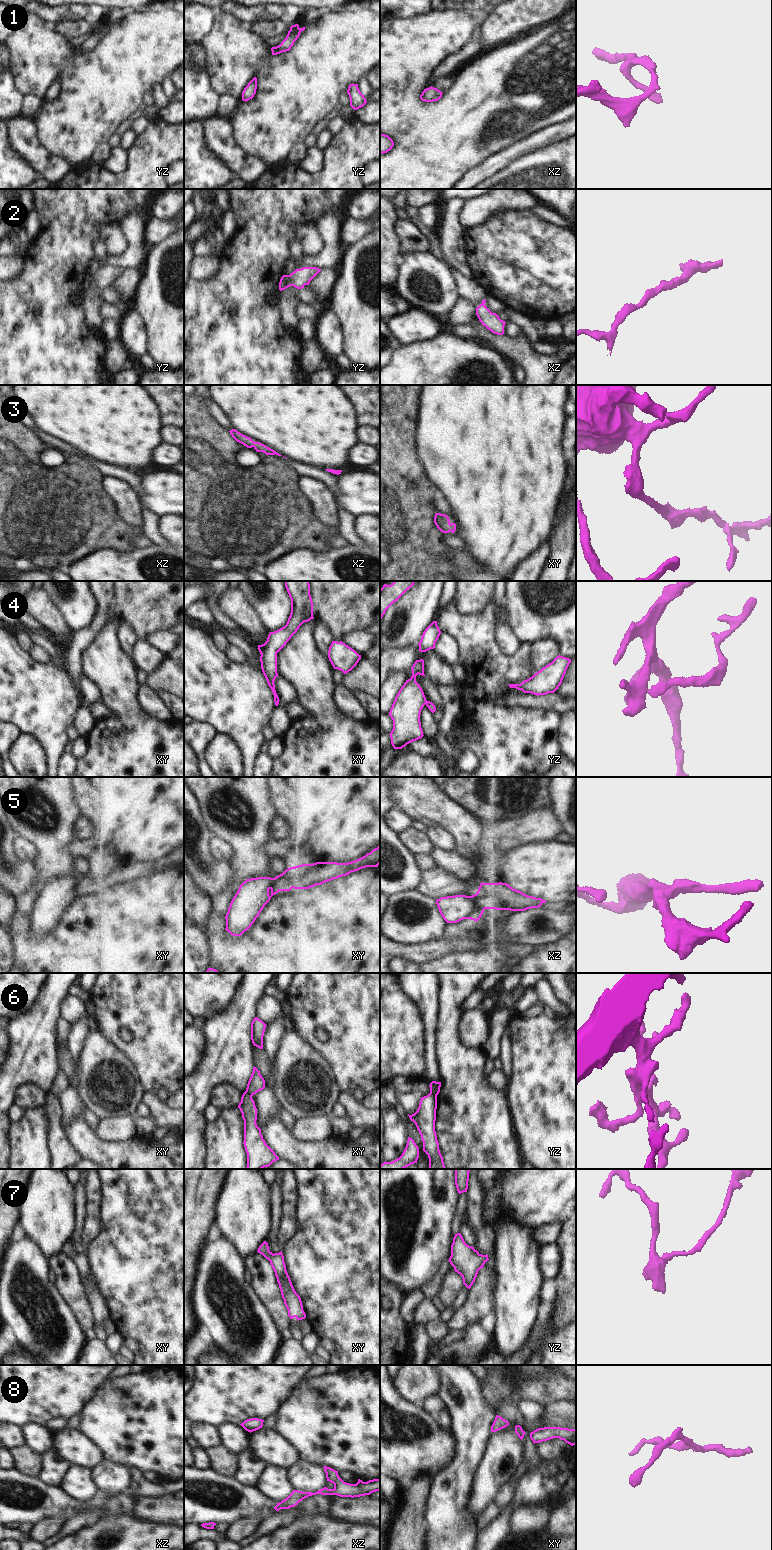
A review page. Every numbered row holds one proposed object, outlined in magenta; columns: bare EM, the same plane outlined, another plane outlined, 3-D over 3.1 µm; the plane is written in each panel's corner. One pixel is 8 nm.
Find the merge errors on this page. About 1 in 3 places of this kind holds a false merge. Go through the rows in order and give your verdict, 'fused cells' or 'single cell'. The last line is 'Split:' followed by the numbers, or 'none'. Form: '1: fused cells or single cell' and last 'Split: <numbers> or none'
1: single cell
2: single cell
3: single cell
4: fused cells
5: fused cells
6: fused cells
7: single cell
8: single cell
Split: 4, 5, 6

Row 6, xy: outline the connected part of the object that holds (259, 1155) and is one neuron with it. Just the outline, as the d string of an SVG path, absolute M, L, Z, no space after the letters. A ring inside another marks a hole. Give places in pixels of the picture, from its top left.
M246 1092L238 1105L244 1120L244 1147L247 1153L246 1169L263 1169L279 1160L275 1152L266 1144L257 1126L257 1108L255 1102Z

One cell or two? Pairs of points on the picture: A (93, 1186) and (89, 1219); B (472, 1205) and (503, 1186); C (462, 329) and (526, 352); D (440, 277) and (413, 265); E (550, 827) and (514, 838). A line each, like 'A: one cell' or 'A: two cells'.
A: one cell
B: two cells
C: two cells
D: one cell
E: one cell

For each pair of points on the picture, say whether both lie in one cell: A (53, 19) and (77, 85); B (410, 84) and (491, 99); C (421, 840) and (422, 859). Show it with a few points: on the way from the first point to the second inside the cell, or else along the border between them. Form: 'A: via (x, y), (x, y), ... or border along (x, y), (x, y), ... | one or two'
A: border along (43, 21), (52, 27) | two
B: via (422, 107), (468, 108) | one
C: border along (428, 853), (414, 854) | two

